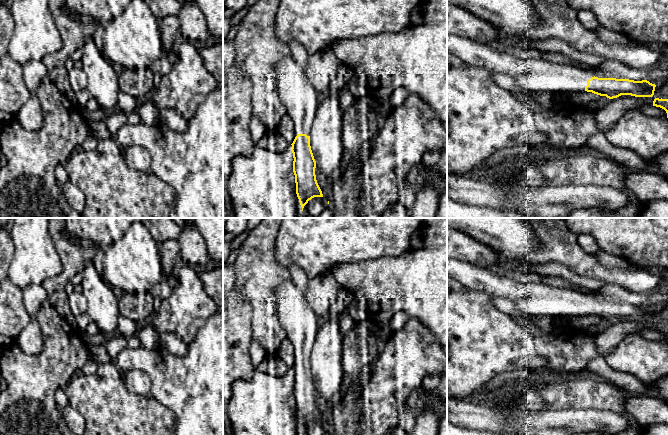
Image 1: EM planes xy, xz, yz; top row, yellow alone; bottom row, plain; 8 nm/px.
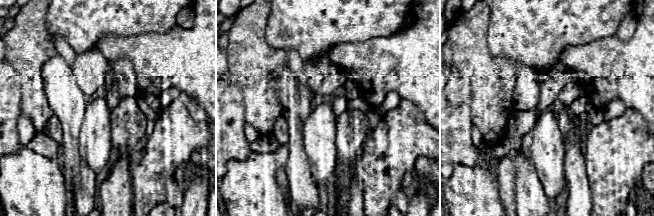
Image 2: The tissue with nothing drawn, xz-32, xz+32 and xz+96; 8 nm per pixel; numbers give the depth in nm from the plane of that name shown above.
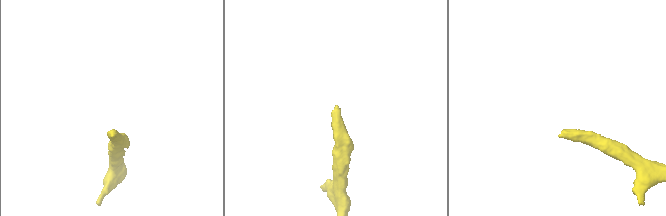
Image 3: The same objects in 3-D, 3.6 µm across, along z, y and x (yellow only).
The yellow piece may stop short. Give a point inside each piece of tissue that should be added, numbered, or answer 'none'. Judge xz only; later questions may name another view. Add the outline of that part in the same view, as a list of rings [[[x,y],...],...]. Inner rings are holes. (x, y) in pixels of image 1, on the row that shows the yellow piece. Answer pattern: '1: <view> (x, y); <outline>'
1: xz (299, 97); [[[292,56],[278,65],[275,78],[280,99],[293,120],[295,137],[298,134],[310,136],[321,95],[306,79],[304,70]]]

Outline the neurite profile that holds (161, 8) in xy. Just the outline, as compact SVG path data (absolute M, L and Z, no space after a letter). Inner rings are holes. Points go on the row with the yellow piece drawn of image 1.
M143 0L151 9L155 17L161 21L169 15L178 15L182 2L177 0Z

